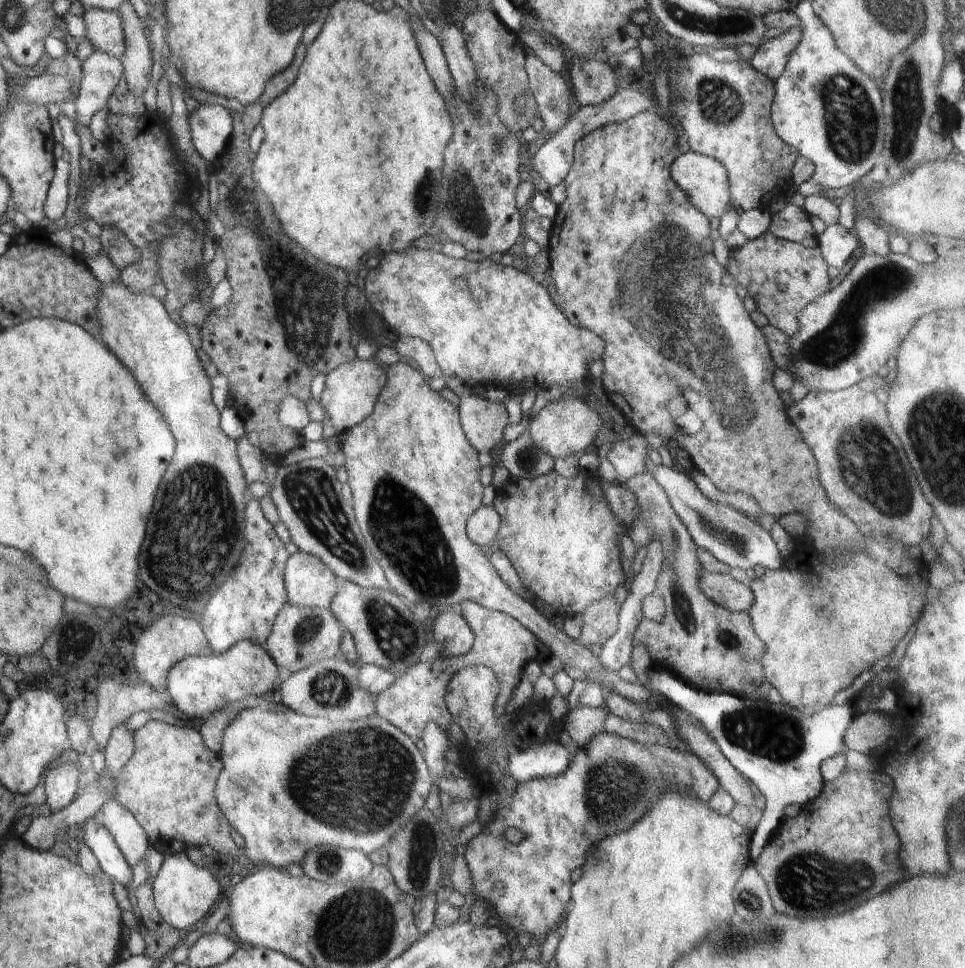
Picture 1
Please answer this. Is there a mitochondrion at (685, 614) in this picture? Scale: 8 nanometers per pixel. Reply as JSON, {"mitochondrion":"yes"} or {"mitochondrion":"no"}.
{"mitochondrion":"yes"}

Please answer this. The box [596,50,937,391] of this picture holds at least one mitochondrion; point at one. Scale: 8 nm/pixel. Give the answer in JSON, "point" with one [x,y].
{"point":[845,338]}

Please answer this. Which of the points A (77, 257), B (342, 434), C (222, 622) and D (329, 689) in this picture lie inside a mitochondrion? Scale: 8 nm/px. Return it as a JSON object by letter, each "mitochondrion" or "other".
{"A":"other","B":"other","C":"other","D":"mitochondrion"}

